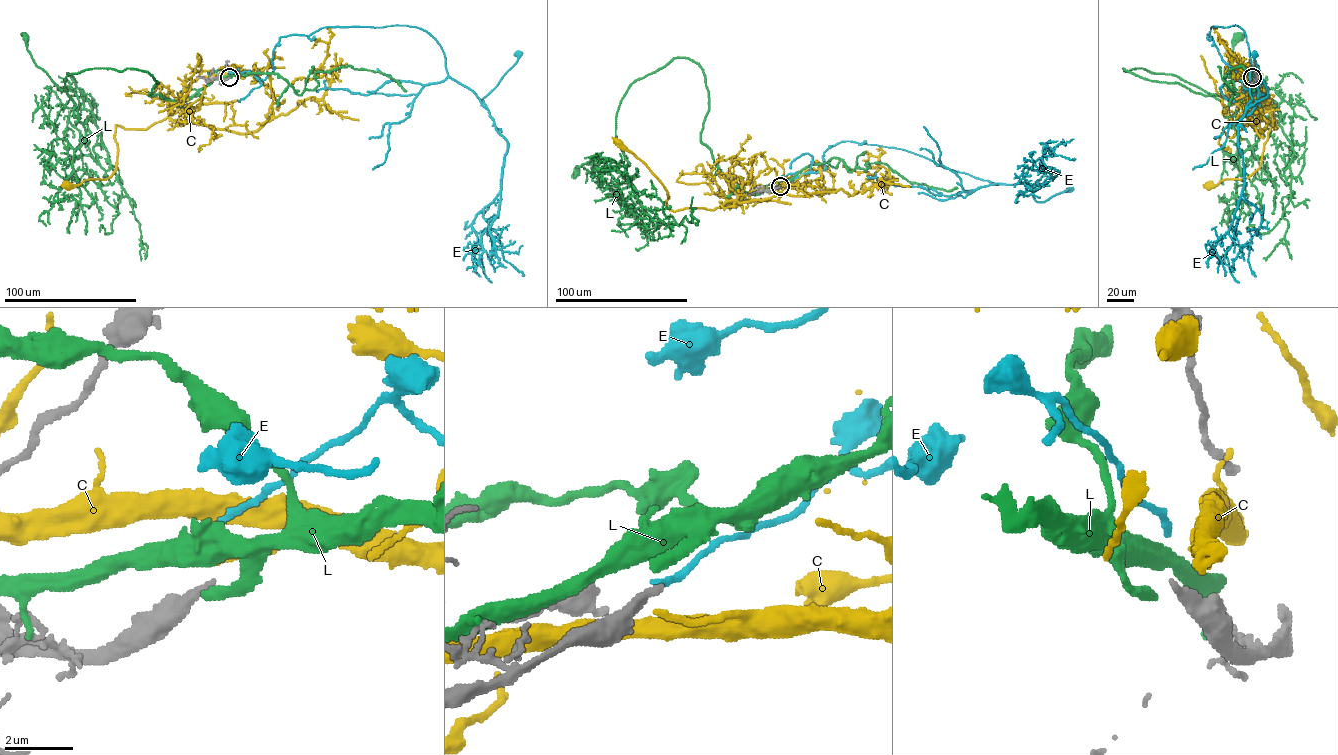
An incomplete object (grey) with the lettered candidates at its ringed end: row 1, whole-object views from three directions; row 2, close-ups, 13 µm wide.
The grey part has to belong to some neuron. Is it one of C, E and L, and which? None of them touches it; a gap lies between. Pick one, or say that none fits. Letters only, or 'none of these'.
none of these

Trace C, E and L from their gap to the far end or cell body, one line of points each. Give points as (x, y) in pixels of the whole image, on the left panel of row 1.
C: (229, 76), (194, 80), (181, 105), (144, 129), (116, 125), (113, 173), (67, 186)
E: (229, 75), (264, 80), (281, 37), (417, 27), (440, 45), (448, 75), (482, 105), (518, 53)
L: (229, 77), (175, 103), (150, 96), (141, 70), (69, 74), (78, 120), (26, 36)

